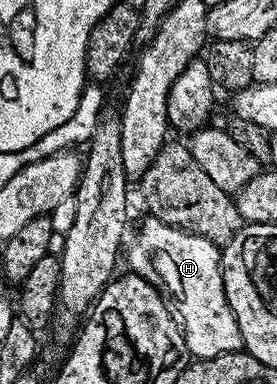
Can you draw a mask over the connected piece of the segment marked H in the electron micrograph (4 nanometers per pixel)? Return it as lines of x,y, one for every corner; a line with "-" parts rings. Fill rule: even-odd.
146,218
138,237
132,240
124,252
124,260
130,263
129,271
136,276
146,276
146,263
150,260
155,274
162,279
161,287
167,293
170,291
178,296
176,312
180,317
182,335
186,337
187,353
199,360
207,360
239,351
242,348
242,335
236,314
232,314
232,306
228,306
228,298
224,294
219,245
153,218

